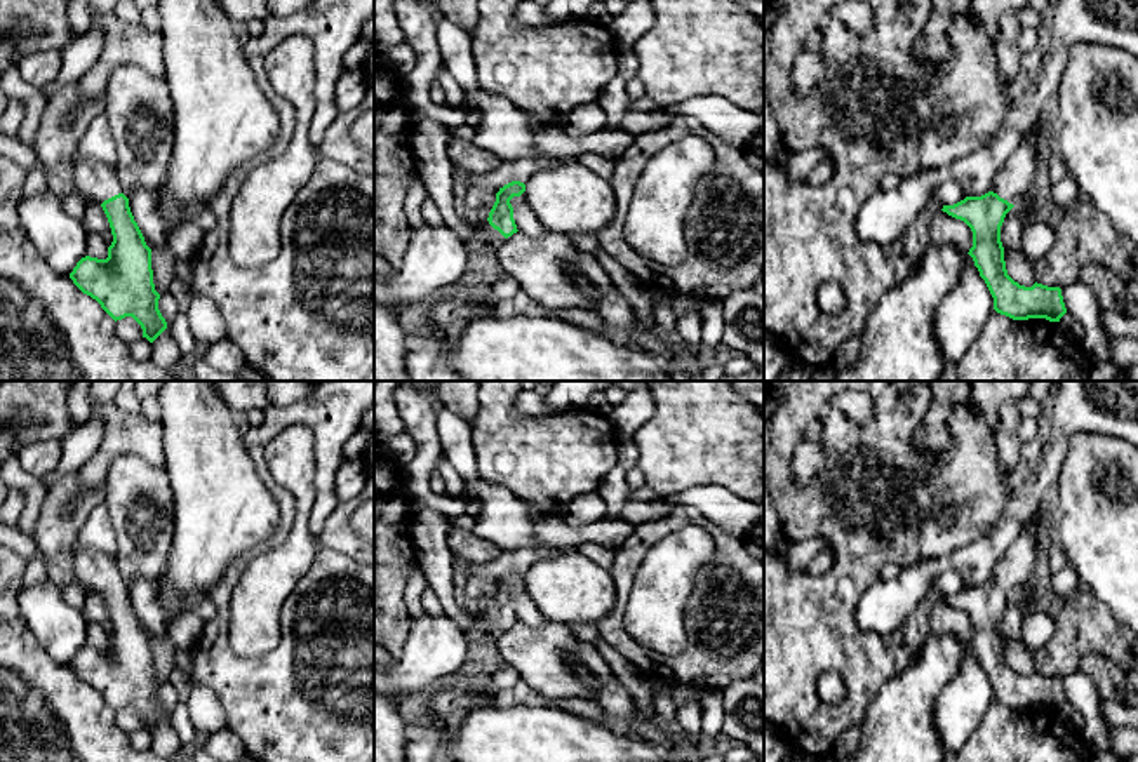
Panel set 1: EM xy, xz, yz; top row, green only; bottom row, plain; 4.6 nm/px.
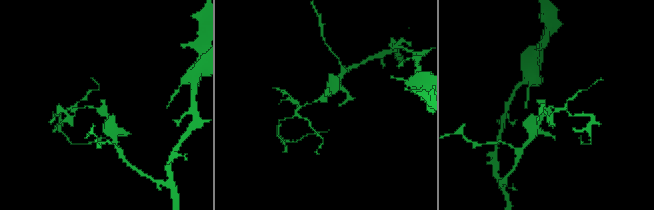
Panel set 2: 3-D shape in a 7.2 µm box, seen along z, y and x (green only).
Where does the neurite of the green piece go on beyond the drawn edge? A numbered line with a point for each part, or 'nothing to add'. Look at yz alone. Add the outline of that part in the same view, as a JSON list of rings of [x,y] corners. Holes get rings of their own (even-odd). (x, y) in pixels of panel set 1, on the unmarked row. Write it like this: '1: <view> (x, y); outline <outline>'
1: yz (1015, 566); outline [[[1035,511],[994,567],[992,581],[1013,595],[1030,579],[1035,565],[1039,522],[1041,517],[1039,511]]]

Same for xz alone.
1: xz (484, 621); outline [[[489,611],[473,616],[475,618],[475,628],[482,630],[492,638],[498,638],[498,635],[505,630],[505,626],[494,619]]]

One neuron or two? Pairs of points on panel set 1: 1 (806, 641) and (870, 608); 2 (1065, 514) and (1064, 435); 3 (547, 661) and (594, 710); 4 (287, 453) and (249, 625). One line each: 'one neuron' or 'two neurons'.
1: two neurons
2: two neurons
3: two neurons
4: one neuron

